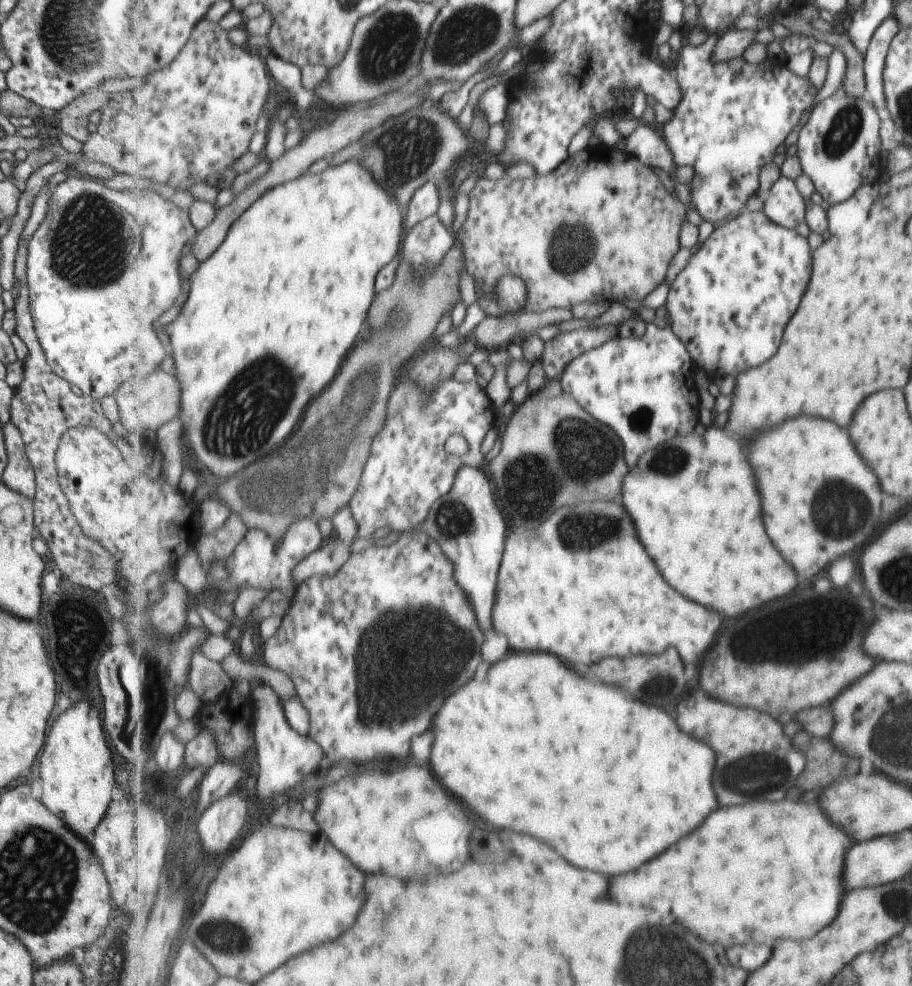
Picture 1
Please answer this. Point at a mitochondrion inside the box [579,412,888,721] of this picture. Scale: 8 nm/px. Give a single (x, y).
(841, 509)

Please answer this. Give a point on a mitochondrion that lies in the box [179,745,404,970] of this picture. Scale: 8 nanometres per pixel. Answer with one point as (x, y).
(228, 939)

